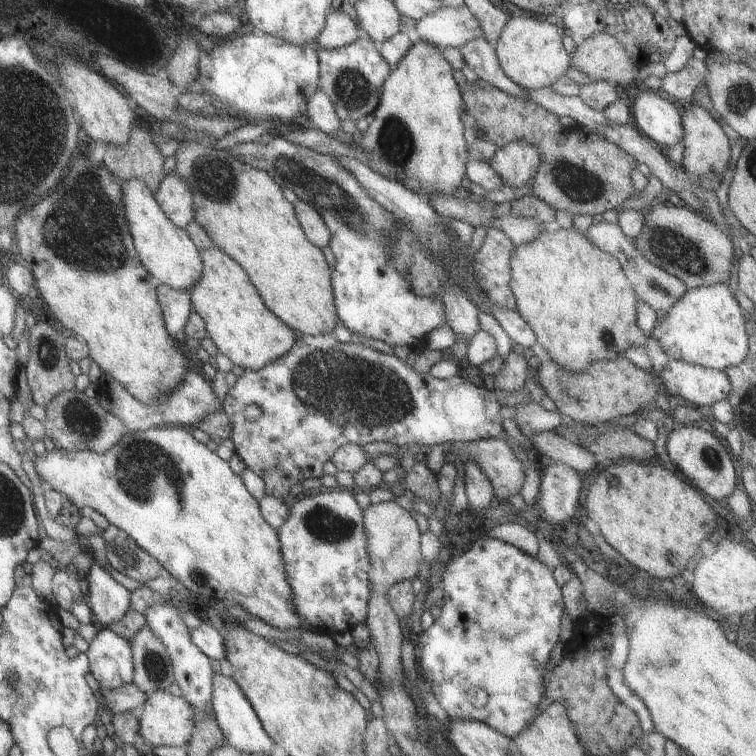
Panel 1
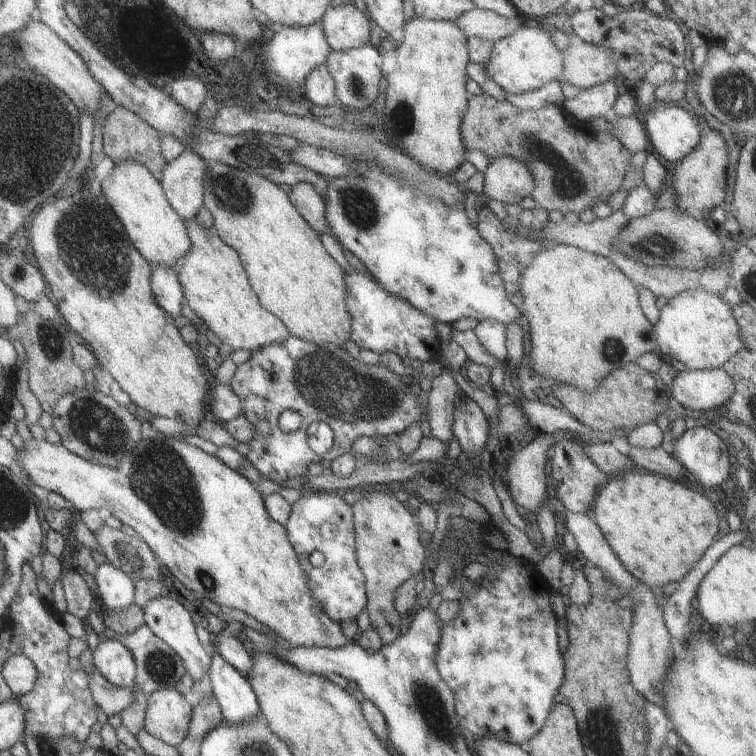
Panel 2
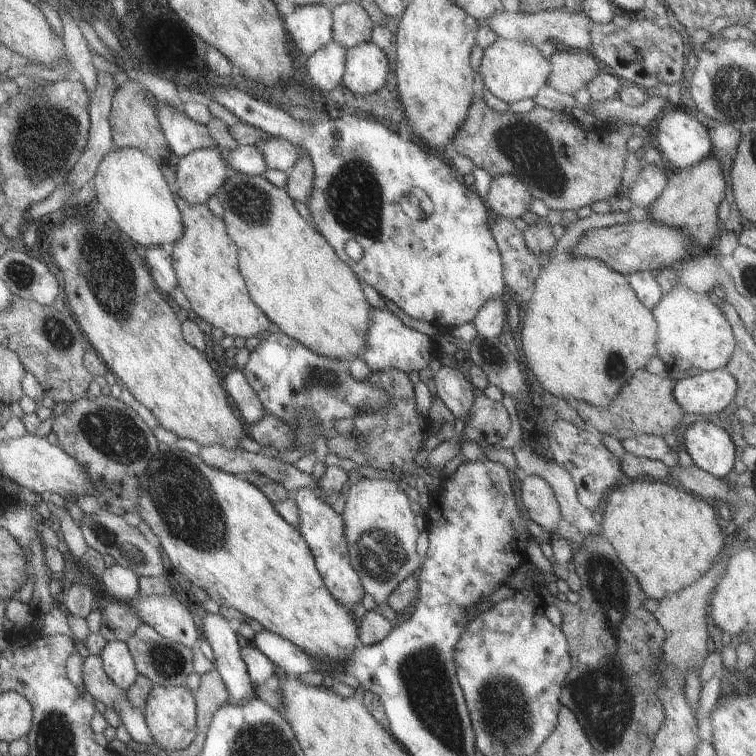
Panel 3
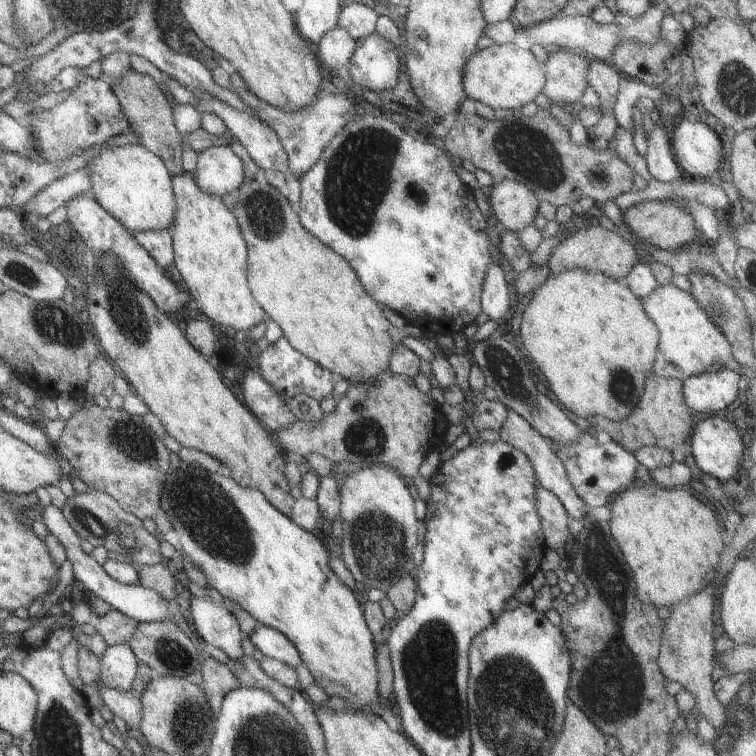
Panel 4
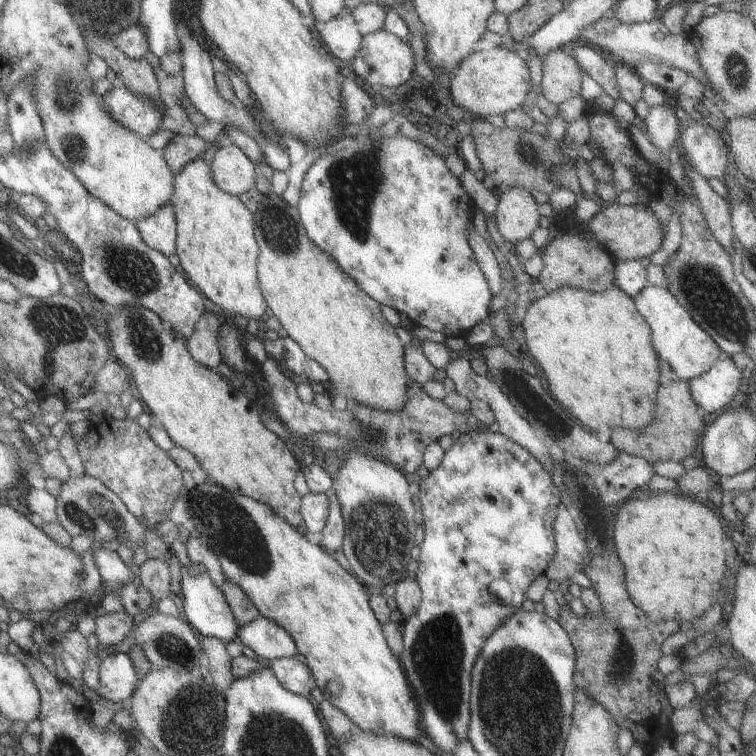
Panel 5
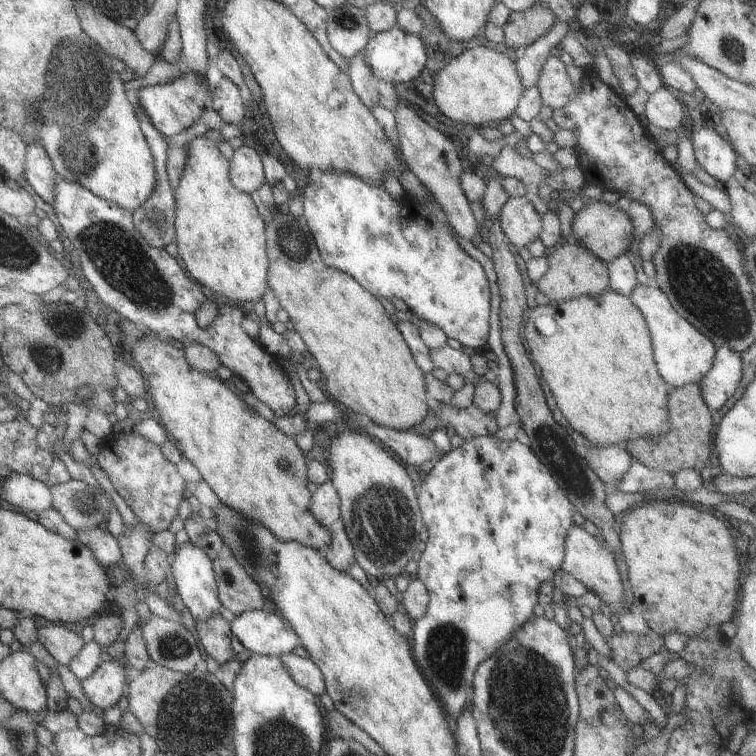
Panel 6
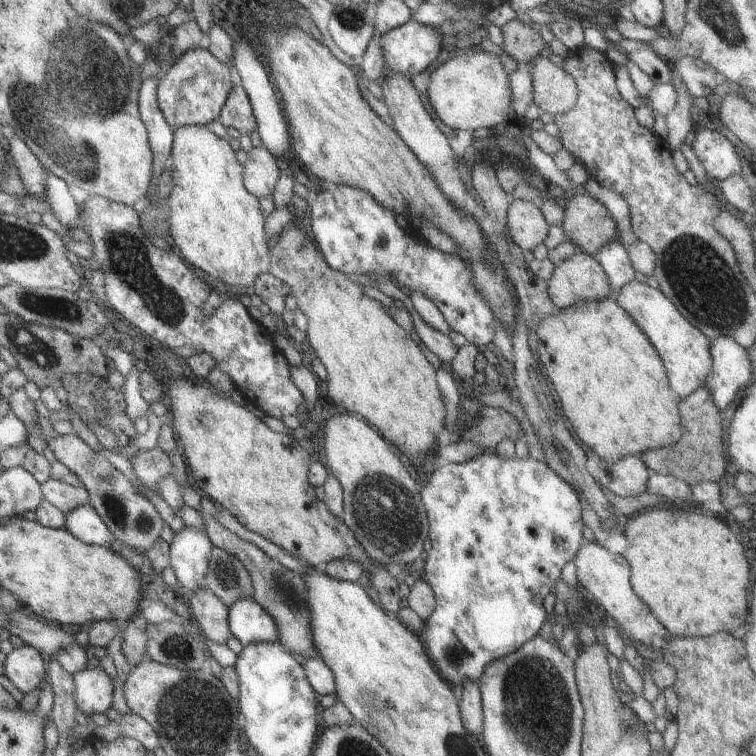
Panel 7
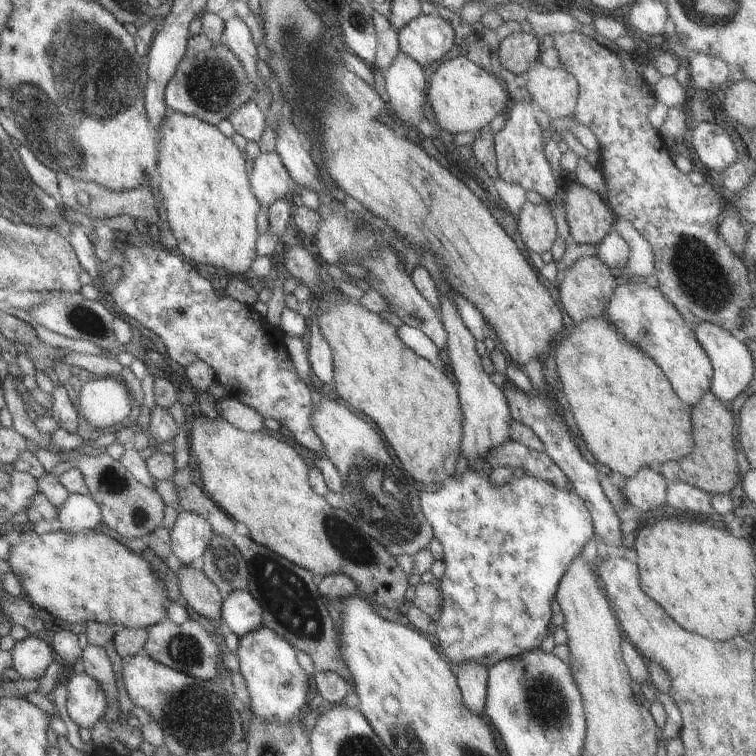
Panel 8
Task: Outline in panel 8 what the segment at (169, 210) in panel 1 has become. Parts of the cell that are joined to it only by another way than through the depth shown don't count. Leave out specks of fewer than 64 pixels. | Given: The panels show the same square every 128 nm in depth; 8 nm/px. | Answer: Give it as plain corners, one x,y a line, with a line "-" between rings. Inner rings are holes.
275,151
265,154
259,153
254,159
252,163
253,169
251,174
248,174
249,188
260,205
265,204
265,206
269,206
274,200
284,197
285,193
292,190
295,185

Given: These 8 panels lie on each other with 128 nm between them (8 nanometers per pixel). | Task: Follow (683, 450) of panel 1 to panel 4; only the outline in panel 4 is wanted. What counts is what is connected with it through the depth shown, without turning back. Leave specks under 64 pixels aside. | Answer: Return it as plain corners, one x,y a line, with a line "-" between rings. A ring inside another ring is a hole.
712,414
706,420
699,422
695,428
692,428
689,446
697,468
702,473
713,476
721,482
730,478
738,478
737,470
742,463
743,450
745,450
745,445
741,441
741,429
742,427
728,419
717,418

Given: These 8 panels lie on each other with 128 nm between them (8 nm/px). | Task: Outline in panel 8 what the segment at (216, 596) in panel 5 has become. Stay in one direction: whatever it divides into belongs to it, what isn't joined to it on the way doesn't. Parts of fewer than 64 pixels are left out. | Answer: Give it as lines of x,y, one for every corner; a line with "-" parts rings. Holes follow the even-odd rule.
179,511
170,534
170,552
181,565
198,565
212,535
209,523
198,514

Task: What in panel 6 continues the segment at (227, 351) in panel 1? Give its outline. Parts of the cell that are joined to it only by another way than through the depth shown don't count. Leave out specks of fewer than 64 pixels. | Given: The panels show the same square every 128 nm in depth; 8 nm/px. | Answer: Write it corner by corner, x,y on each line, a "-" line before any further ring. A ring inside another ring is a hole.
197,136
186,148
185,166
173,190
174,243
179,260
207,293
213,291
234,304
254,304
266,290
265,224
249,195
229,184
229,162
211,140

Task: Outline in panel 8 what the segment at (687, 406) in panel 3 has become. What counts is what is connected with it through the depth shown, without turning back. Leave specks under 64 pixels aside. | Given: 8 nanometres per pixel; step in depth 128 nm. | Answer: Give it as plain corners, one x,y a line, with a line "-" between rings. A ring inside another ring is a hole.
694,322
691,324
695,340
705,351
712,366
712,377
710,378
709,392
716,396
722,403
727,405
737,394
743,390
749,390
753,376
753,360
751,354
737,337
733,336
722,326
710,322

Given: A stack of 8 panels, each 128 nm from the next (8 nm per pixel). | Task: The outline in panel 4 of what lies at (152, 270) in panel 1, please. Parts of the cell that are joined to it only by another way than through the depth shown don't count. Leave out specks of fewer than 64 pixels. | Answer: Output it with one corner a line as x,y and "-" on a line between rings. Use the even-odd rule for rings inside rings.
124,144
122,146
103,147
85,163
83,167
89,177
89,193
95,202
106,210
117,222
130,233
144,230
171,229
175,199
170,185
171,175
161,159
144,146

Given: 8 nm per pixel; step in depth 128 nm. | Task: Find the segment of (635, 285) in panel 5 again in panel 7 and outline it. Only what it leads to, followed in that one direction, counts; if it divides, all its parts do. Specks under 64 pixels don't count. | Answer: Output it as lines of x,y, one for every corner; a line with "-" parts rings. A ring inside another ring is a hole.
617,237
615,240
611,240
609,244
605,244
601,250
597,250
594,258
607,277
607,284
611,290
610,297
612,299
617,298
617,292
627,282
634,280
634,270
629,263
626,249
623,248

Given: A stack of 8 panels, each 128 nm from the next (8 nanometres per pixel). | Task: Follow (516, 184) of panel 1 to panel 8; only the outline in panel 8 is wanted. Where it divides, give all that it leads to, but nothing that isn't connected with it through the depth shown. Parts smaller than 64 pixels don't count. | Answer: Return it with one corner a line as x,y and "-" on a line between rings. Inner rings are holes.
525,200
517,211
516,230
529,252
548,251
557,236
548,202
532,204

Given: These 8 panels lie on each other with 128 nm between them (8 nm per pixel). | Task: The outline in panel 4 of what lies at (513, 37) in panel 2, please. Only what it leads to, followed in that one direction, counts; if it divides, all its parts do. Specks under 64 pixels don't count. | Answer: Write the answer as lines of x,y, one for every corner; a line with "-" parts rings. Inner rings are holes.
513,42
501,44
491,43
488,47
475,51
465,61
464,69
462,70
462,91
466,98
479,100
479,102
483,102
483,104
489,106
489,108
493,110
496,108
515,110
533,101
534,96
541,92
545,71
544,65
535,60
530,49
521,49

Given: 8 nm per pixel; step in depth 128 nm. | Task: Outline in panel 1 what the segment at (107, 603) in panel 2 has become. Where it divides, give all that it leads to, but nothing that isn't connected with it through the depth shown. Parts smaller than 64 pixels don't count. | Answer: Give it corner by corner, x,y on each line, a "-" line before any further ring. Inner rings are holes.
95,561
83,580
85,590
82,601
90,608
97,626
106,627
119,620
130,608
130,592

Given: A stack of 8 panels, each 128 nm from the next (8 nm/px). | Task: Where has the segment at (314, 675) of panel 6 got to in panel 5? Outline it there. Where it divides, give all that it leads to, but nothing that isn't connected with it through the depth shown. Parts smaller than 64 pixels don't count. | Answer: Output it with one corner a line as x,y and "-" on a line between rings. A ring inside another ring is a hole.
279,657
265,662
271,669
273,676
293,694
302,697
310,694
311,688
315,686
312,674
306,664
297,661
293,657

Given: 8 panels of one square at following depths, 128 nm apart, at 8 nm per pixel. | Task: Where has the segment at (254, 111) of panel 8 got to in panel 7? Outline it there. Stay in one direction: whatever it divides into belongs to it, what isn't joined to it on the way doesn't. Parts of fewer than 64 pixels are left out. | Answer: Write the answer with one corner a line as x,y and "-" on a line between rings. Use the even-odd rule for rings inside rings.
235,82
235,85
232,85
232,92
229,93
228,100
215,120
218,120
227,128
229,126
235,128
243,135
248,135
256,130
256,122
251,112
249,99
237,82

